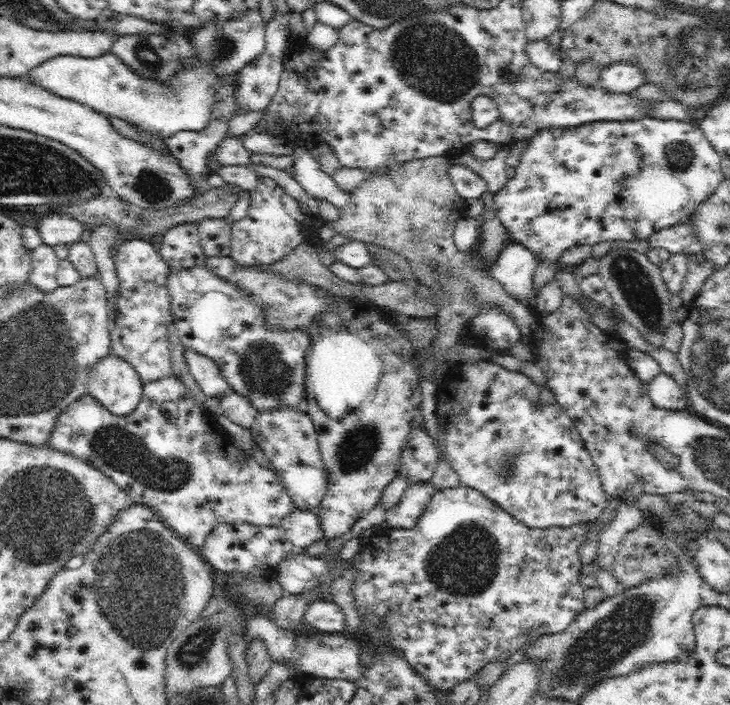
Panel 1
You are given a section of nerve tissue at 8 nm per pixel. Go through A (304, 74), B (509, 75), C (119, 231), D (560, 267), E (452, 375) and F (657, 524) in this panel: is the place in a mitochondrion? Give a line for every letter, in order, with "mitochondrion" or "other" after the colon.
A: other
B: mitochondrion
C: other
D: other
E: other
F: other

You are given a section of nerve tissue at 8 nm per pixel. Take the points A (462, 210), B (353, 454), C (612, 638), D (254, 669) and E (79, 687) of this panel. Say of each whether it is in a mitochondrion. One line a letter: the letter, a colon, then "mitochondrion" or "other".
A: other
B: mitochondrion
C: mitochondrion
D: other
E: other

